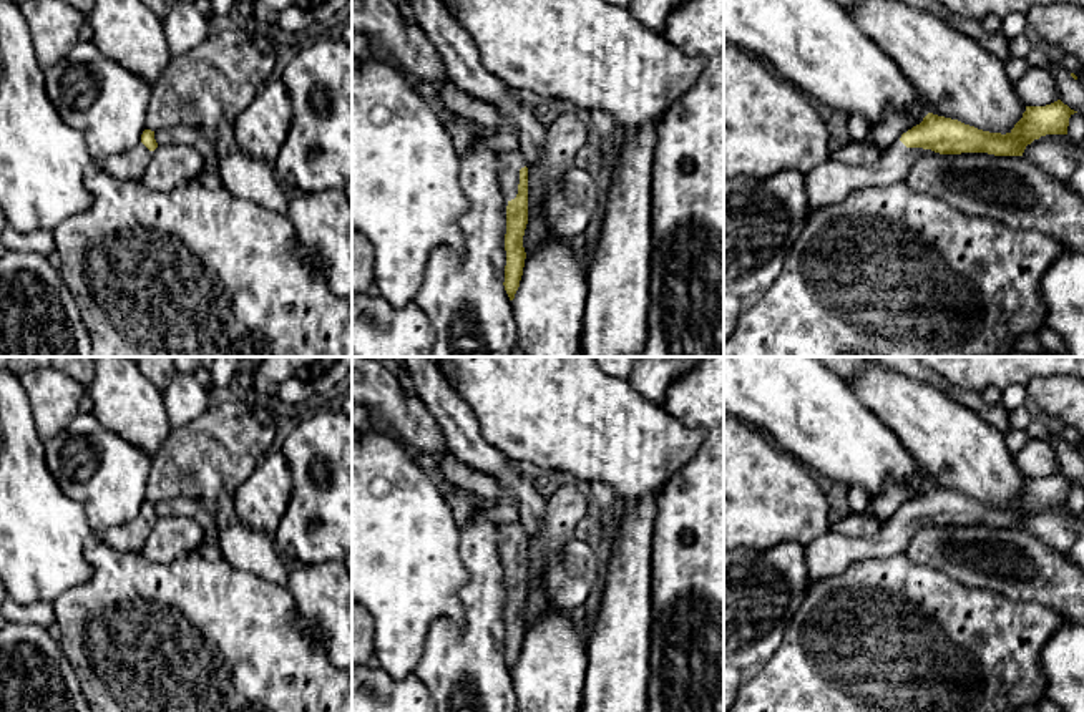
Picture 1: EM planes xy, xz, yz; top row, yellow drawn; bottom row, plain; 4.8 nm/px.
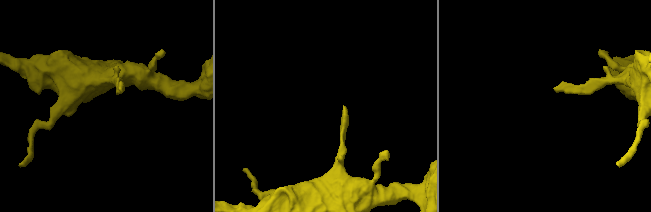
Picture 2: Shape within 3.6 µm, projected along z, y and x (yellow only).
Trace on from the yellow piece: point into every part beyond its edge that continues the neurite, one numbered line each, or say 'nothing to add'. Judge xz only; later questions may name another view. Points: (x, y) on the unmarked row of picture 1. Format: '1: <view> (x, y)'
1: xz (515, 531)

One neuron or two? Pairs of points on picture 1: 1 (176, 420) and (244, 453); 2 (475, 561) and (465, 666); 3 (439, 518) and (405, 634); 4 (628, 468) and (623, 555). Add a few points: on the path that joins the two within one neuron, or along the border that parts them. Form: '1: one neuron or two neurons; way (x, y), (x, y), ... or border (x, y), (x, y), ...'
1: two neurons; border (209, 405), (198, 417), (173, 430)
2: one neuron; way (478, 588), (478, 639)
3: one neuron; way (410, 546), (405, 551), (405, 606)
4: two neurons; border (656, 493), (646, 493), (620, 505)

